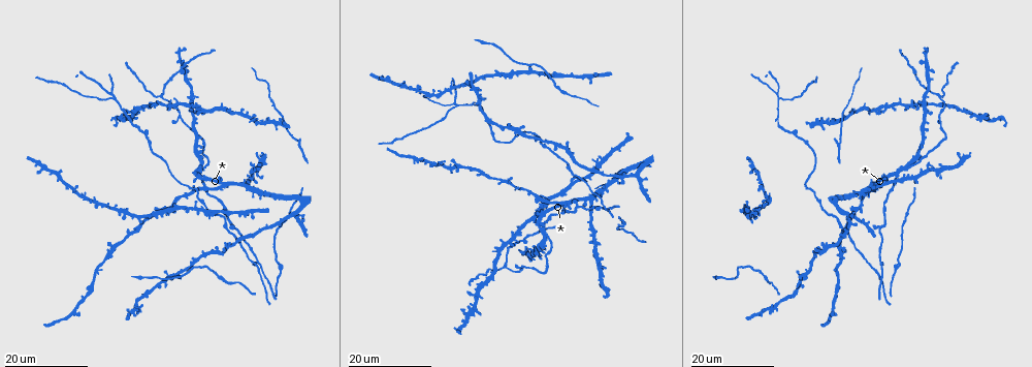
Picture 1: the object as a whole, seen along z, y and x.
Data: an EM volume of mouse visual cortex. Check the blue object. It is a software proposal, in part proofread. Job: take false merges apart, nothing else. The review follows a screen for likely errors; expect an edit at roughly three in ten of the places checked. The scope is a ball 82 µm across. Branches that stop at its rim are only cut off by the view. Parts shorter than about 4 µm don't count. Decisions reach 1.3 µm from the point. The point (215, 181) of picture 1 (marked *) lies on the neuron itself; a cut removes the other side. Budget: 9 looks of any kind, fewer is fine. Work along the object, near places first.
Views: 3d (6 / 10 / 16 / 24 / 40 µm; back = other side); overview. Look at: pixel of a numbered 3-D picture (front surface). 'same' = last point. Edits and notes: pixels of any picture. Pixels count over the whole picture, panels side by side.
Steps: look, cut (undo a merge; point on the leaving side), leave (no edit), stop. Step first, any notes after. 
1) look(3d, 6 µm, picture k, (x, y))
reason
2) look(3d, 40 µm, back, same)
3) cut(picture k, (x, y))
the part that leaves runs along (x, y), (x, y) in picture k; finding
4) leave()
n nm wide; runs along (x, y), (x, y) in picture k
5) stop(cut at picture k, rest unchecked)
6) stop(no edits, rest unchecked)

look(3d, 24 µm, picture 1, (500, 268))
small branch off a trunk

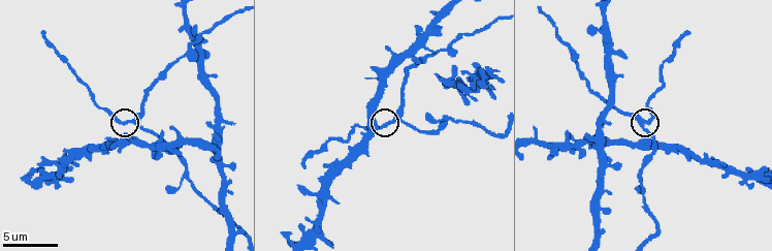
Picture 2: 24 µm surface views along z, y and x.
look(3d, 10 µm, picture 2, (124, 123))

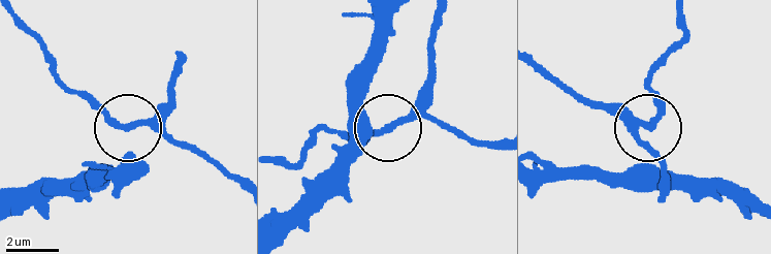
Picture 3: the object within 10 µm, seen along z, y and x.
leave()
runs along (239, 186), (153, 131), (114, 124), (56, 75) in picture 3; continuous, no second neuron

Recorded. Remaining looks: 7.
look(3d, 16 µm, picture 1, (780, 98))
three arms meet

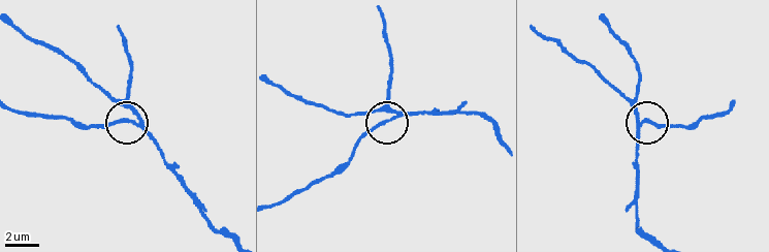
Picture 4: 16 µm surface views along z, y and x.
look(3d, 6 µm, picture 4, (132, 119))

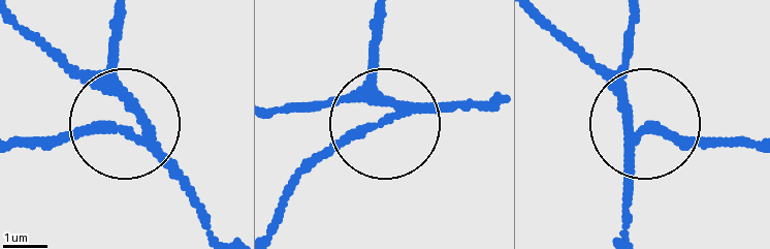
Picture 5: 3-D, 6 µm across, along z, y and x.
look(3d, 6 µm, back, picture 5, (128, 126))
from behind

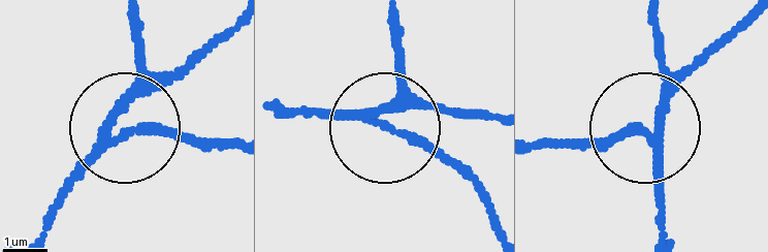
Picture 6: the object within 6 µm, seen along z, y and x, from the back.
leave()
side arm 14 µm; runs along (37, 237), (52, 203), (118, 136), (140, 52) in picture 6; one neuron here

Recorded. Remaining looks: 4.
look(3d, 24 µm, picture 1, (235, 228))
three arms meet

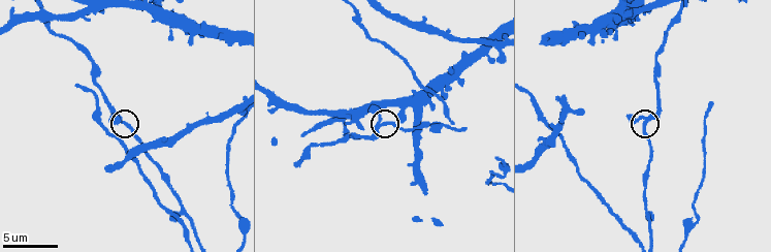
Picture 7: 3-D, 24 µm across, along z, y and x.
look(3d, 10 µm, picture 7, (123, 123))
closer look

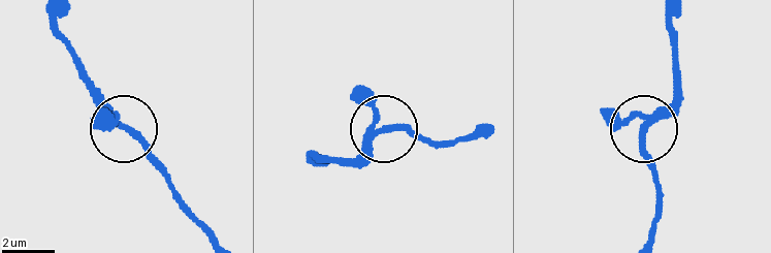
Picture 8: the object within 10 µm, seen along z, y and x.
leave()
3 arms; one neuron here

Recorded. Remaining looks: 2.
look(3d, 24 µm, picture 1, (606, 207))
a fork

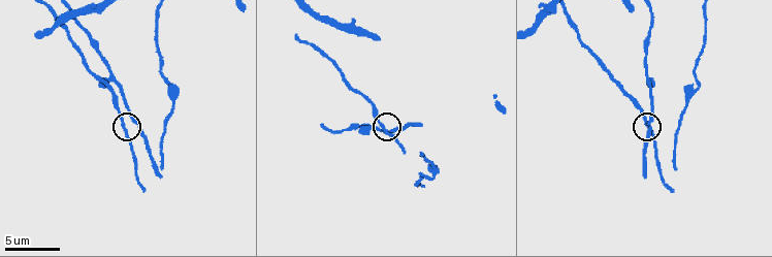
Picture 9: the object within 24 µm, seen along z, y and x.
look(3d, 6 µm, picture 9, (123, 128))

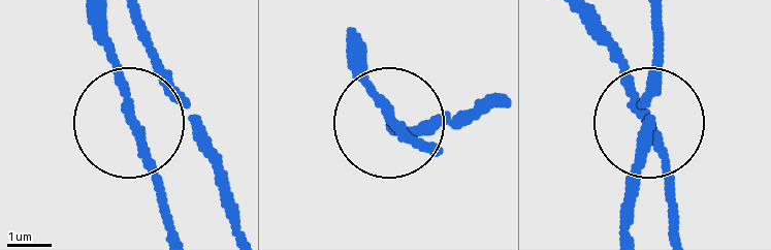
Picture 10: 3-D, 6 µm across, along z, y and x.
leave()
side arm 42 µm; runs along (131, 13), (154, 69), (131, 135), (165, 210) in picture 10; all the same neuron

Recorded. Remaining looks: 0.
stop(no edits, rest unchecked)

